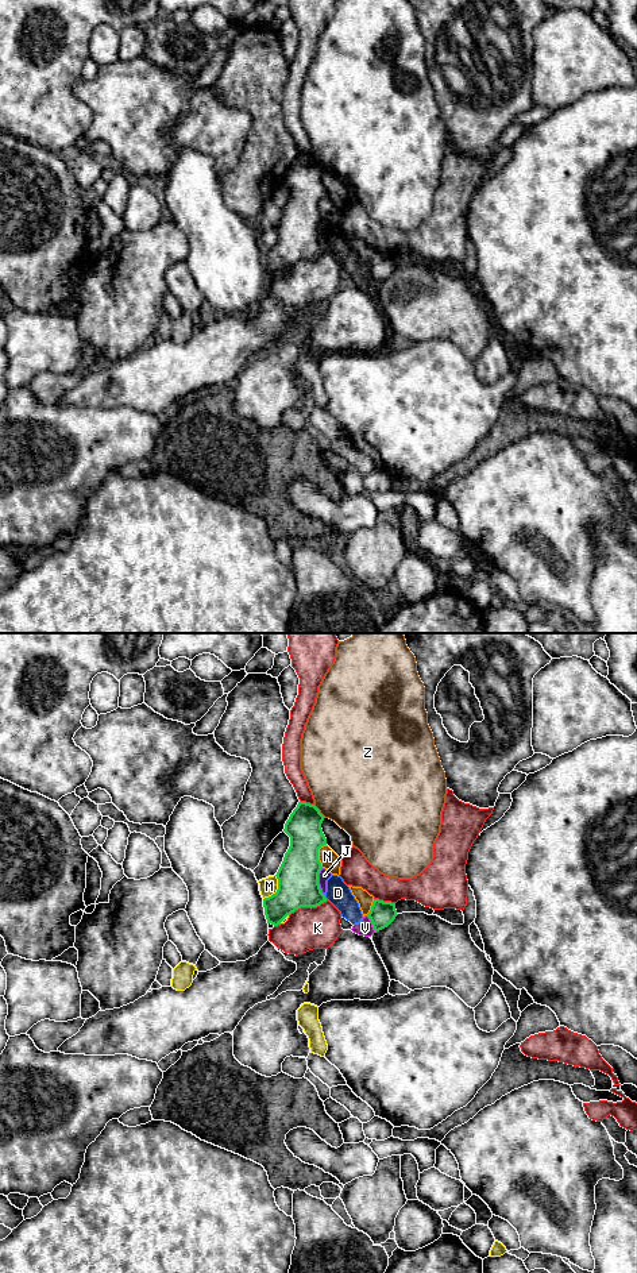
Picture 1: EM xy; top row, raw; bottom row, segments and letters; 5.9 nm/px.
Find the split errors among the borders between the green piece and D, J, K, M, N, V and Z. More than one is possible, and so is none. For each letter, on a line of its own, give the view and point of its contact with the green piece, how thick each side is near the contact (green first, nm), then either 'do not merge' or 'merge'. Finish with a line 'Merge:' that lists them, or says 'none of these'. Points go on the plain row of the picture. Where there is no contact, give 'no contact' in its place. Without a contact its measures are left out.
D: xy (325, 250) | 240/140 nm | do not merge
J: xy (317, 234) | 240/70 nm | do not merge
K: xy (308, 258) | 240/260 nm | do not merge
M: xy (277, 242) | 240/110 nm | do not merge
N: xy (317, 207) | 240/110 nm | do not merge
V: xy (371, 274) | 150/100 nm | do not merge
Z: xy (319, 164) | 200/480 nm | do not merge
Merge: none of these

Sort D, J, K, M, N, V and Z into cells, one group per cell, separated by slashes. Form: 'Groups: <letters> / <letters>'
Groups: D J V / K / M / N / Z

